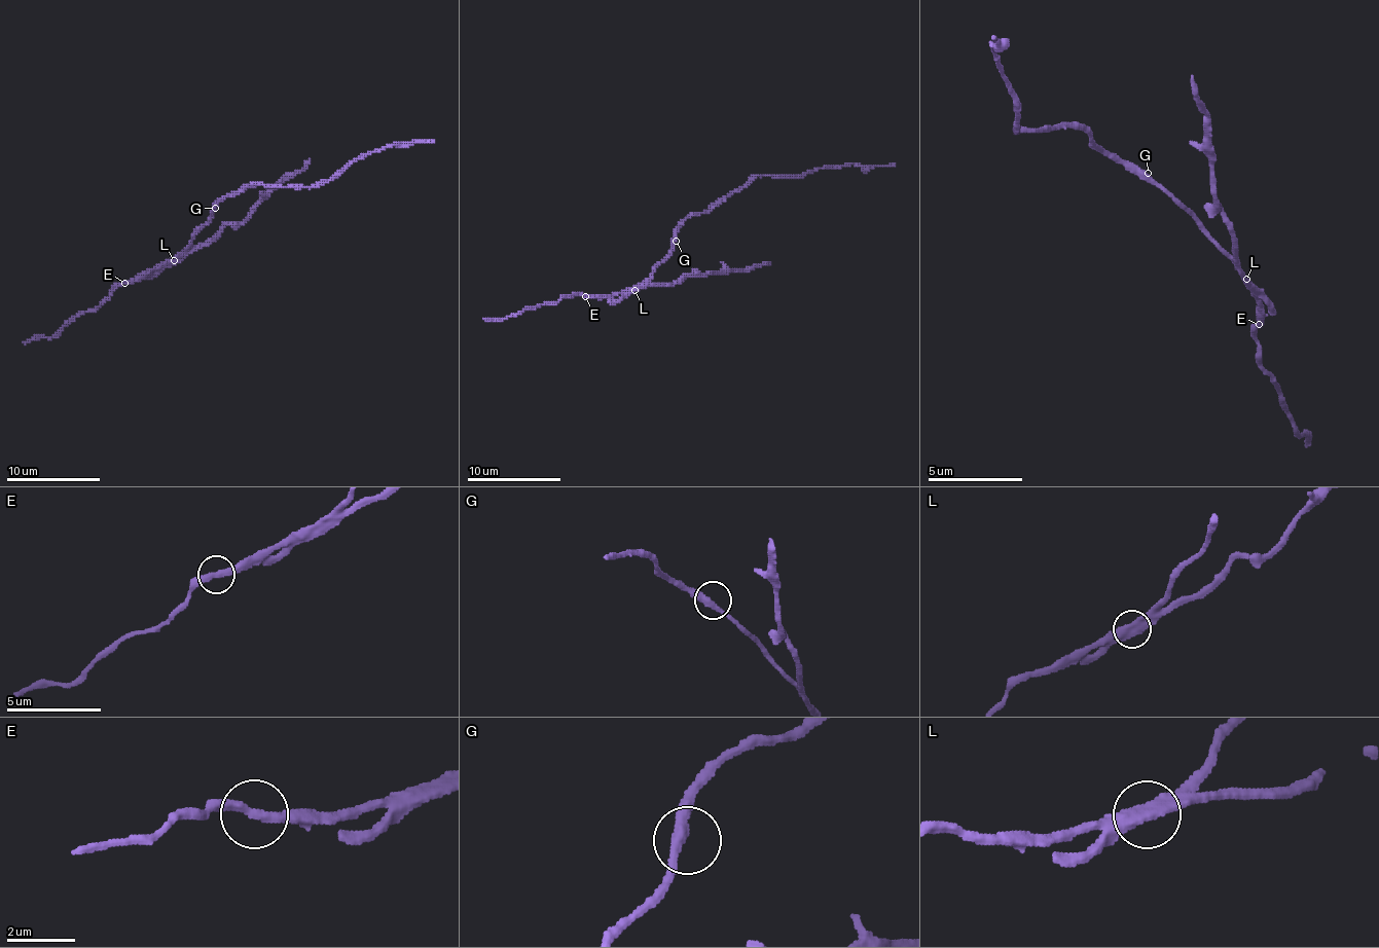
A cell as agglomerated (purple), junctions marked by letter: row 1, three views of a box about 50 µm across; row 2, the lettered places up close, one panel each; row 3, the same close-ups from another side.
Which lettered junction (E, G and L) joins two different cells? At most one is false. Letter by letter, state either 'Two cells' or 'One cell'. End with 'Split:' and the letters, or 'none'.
E: One cell
G: One cell
L: Two cells
Split: L

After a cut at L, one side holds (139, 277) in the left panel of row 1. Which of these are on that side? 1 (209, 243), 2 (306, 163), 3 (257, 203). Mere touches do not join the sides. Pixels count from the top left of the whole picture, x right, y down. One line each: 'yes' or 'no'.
1: no
2: no
3: no

